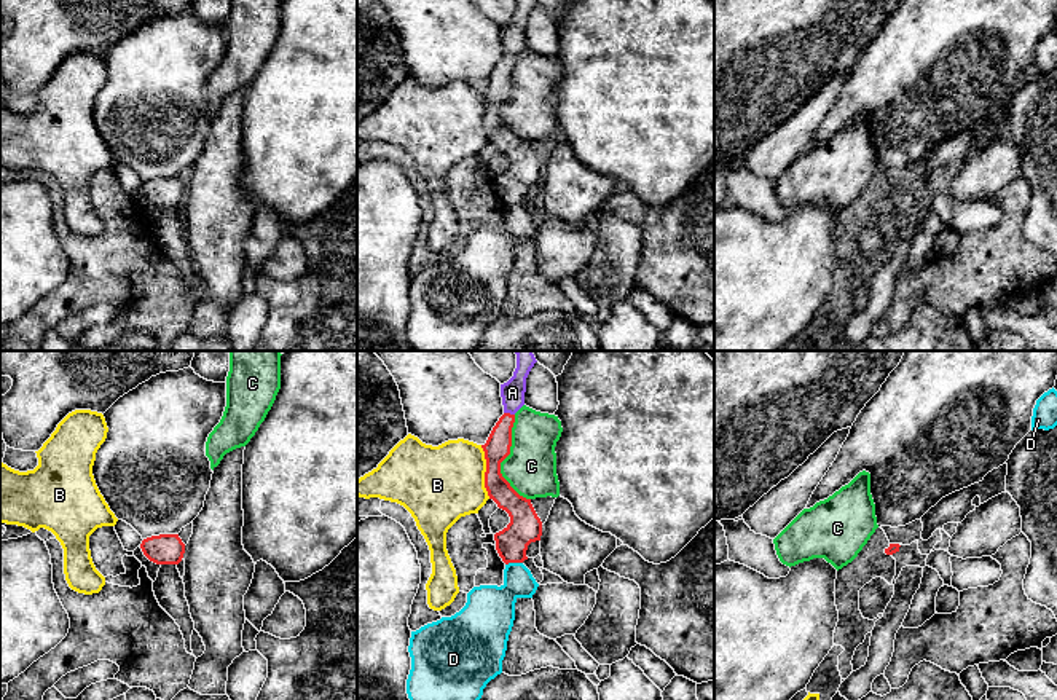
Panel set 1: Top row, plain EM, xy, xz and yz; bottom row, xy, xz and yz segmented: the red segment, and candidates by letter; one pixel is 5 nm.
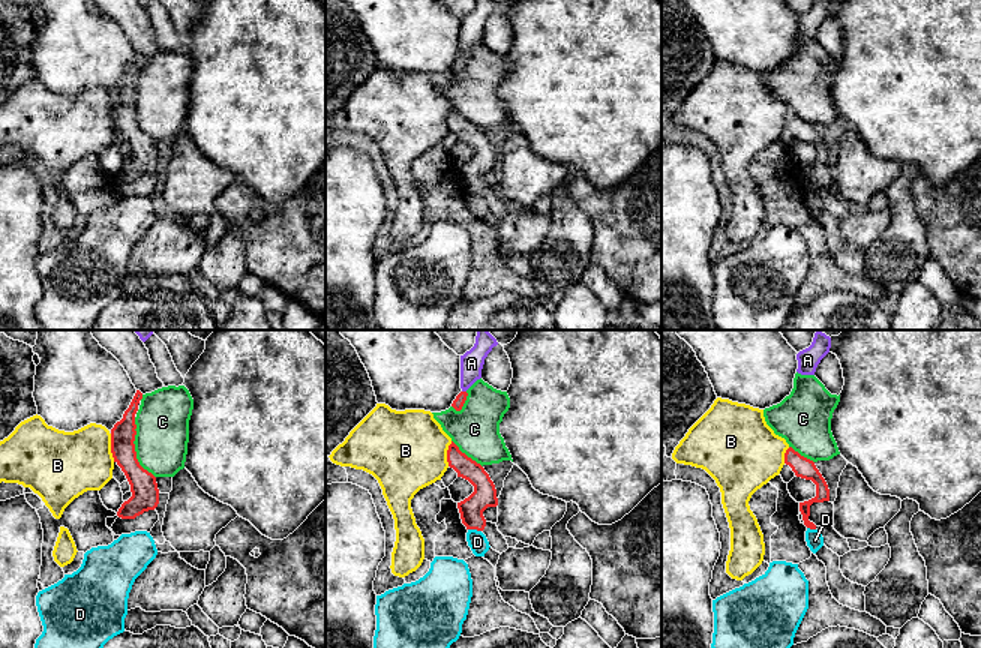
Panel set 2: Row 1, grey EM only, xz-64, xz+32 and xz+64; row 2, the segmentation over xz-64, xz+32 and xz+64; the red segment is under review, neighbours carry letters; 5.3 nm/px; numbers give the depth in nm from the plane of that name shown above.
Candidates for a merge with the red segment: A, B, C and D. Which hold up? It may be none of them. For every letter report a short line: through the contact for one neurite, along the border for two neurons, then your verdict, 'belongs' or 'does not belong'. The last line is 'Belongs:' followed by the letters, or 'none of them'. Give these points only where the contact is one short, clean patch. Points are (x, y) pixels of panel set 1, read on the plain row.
A: line xz (498, 88), (509, 56), (512, 35); belongs
B: line xz (480, 88), (485, 98), (485, 133), (490, 141); does not belong
C: does not belong
D: line xz (522, 204), (509, 204), (506, 208); does not belong
Belongs: A

